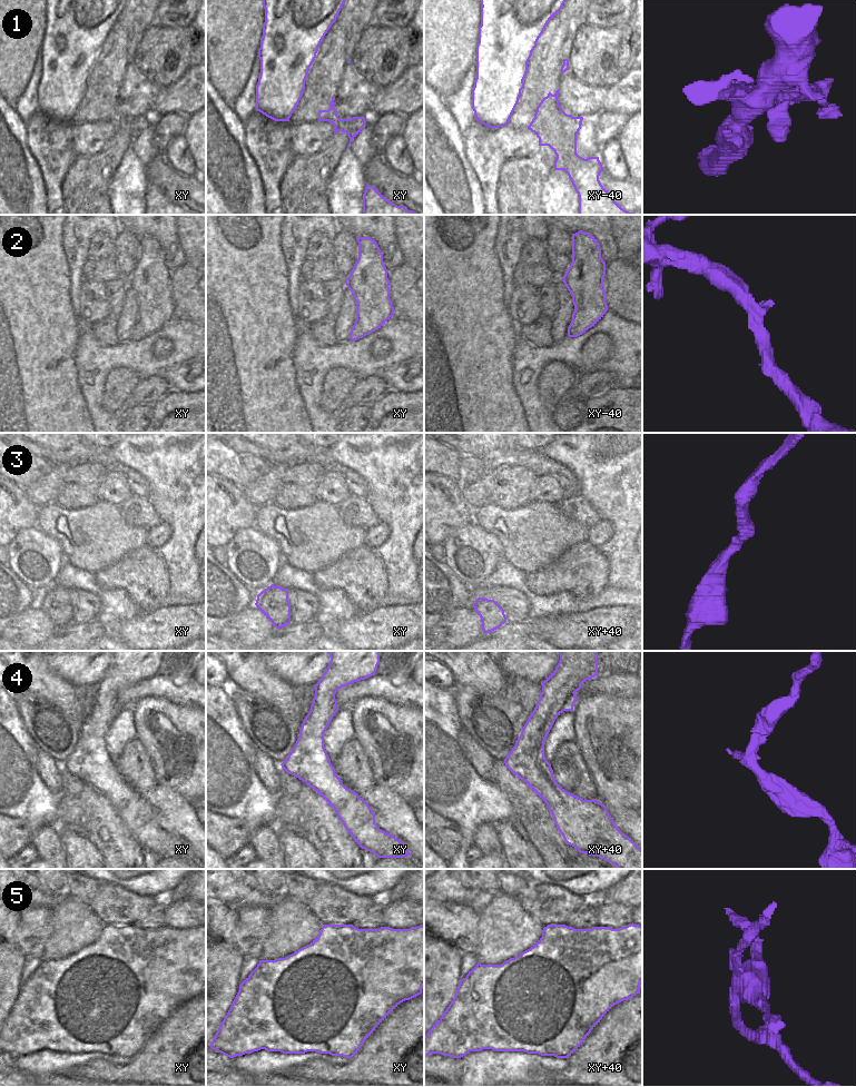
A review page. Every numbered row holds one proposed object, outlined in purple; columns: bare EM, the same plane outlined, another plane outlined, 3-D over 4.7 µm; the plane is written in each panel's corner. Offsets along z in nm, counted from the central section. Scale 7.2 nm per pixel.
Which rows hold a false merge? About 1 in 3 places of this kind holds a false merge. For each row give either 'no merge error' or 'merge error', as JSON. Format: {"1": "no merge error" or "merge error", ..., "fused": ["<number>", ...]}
{"1": "merge error", "2": "merge error", "3": "no merge error", "4": "no merge error", "5": "merge error", "fused": ["1", "2", "5"]}

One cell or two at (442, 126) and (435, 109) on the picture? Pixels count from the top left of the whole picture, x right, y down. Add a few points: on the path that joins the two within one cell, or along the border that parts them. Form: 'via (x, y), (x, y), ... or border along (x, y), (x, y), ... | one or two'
via (438, 121), (435, 114) | one

